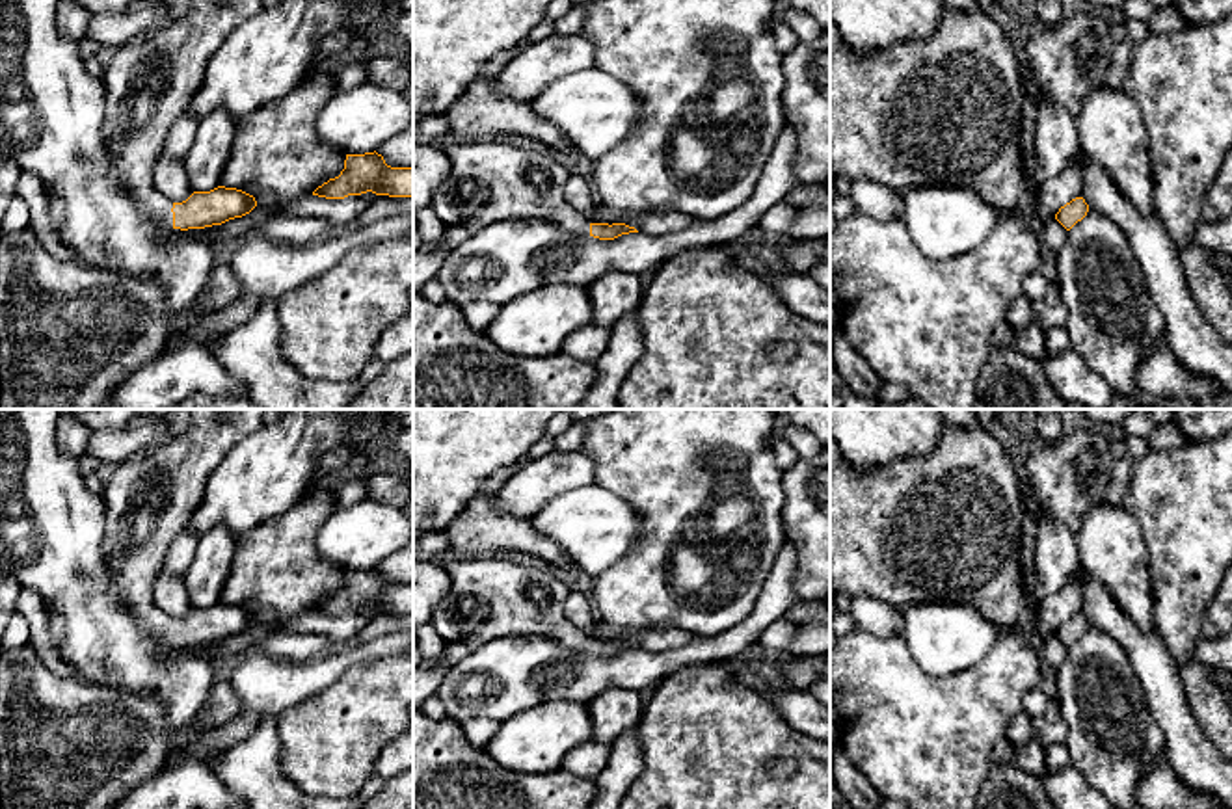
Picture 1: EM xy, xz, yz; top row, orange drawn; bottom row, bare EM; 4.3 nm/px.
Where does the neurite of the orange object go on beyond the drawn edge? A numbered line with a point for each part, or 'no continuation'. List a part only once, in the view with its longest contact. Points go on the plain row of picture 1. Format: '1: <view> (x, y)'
1: xy (149, 501)

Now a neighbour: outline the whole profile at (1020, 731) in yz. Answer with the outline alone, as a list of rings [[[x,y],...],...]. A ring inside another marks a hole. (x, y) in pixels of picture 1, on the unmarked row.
[[[1022,710],[1020,714],[1014,716],[1007,729],[1007,738],[1014,748],[1033,740],[1033,727],[1027,712]]]

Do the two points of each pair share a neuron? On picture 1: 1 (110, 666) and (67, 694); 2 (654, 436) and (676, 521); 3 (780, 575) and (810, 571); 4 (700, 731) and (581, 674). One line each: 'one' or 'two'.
1: two
2: one
3: two
4: two

